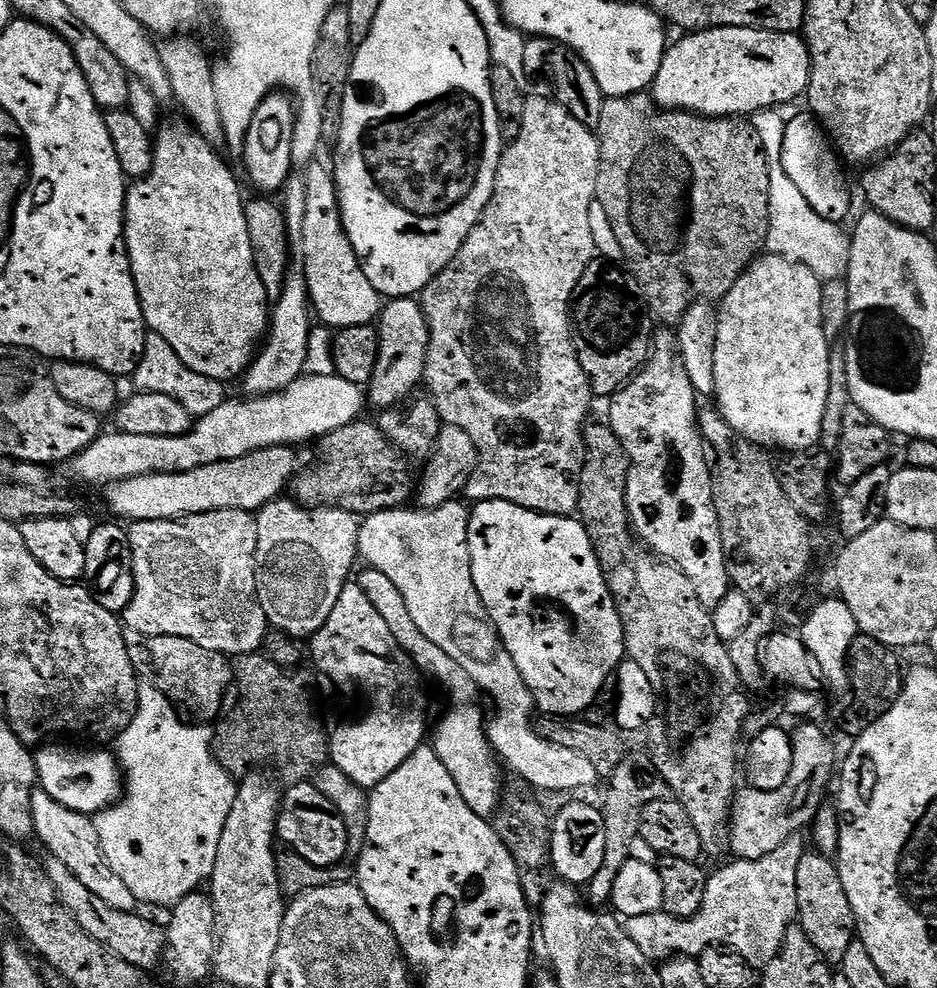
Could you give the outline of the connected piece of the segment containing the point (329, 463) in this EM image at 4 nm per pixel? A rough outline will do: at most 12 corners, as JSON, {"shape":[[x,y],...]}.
{"shape":[[375,423],[323,437],[290,481],[305,508],[357,518],[414,496],[403,452]]}

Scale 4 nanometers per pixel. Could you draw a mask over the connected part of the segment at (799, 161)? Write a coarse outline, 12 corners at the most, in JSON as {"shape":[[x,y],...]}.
{"shape":[[811,111],[785,123],[780,165],[814,214],[844,222],[845,165]]}

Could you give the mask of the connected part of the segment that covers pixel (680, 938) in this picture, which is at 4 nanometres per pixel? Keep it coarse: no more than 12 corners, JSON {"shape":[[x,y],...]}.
{"shape":[[803,835],[709,875],[702,910],[623,921],[653,962],[762,970],[798,920]]}

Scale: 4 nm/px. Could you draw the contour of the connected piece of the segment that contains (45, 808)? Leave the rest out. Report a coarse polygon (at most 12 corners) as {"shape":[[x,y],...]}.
{"shape":[[32,794],[35,839],[106,906],[137,911],[92,816]]}

